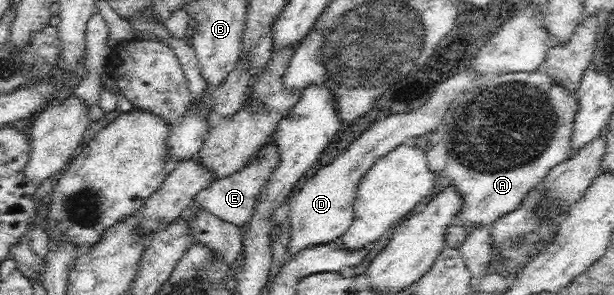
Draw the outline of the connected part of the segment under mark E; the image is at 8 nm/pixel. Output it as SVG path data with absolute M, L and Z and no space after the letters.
M270 141L254 154L254 157L249 160L249 163L241 171L237 171L233 175L227 175L227 177L217 177L207 189L197 193L192 204L193 212L198 207L203 207L203 210L207 210L207 212L219 217L221 220L238 226L247 224L249 219L253 217L253 213L255 213L255 206L257 206L258 197L261 195L265 182L278 166L277 162L278 149L276 148L276 142Z

